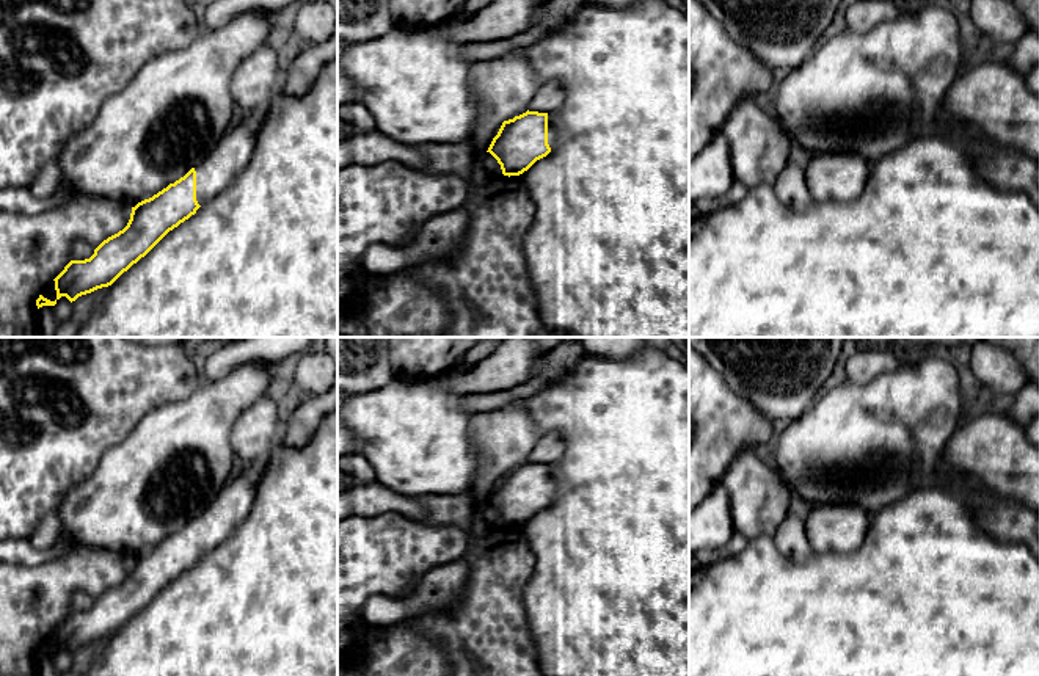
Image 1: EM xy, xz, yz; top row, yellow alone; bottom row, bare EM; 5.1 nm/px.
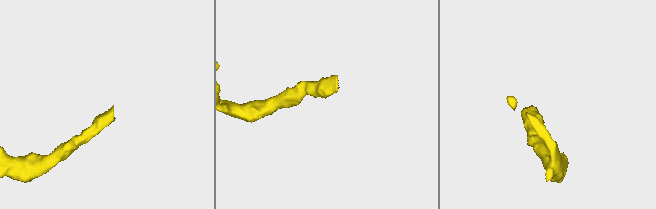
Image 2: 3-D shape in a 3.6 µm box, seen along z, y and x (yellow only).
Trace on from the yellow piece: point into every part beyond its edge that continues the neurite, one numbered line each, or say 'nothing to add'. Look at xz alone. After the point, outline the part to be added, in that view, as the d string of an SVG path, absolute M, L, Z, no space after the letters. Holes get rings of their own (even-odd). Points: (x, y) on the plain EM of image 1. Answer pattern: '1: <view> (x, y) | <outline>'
1: xz (553, 490) | M548 464L548 496L551 502L557 497L559 488L556 483L556 464Z

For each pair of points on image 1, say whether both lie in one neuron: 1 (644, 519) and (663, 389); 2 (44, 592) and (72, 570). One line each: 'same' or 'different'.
1: same
2: same

